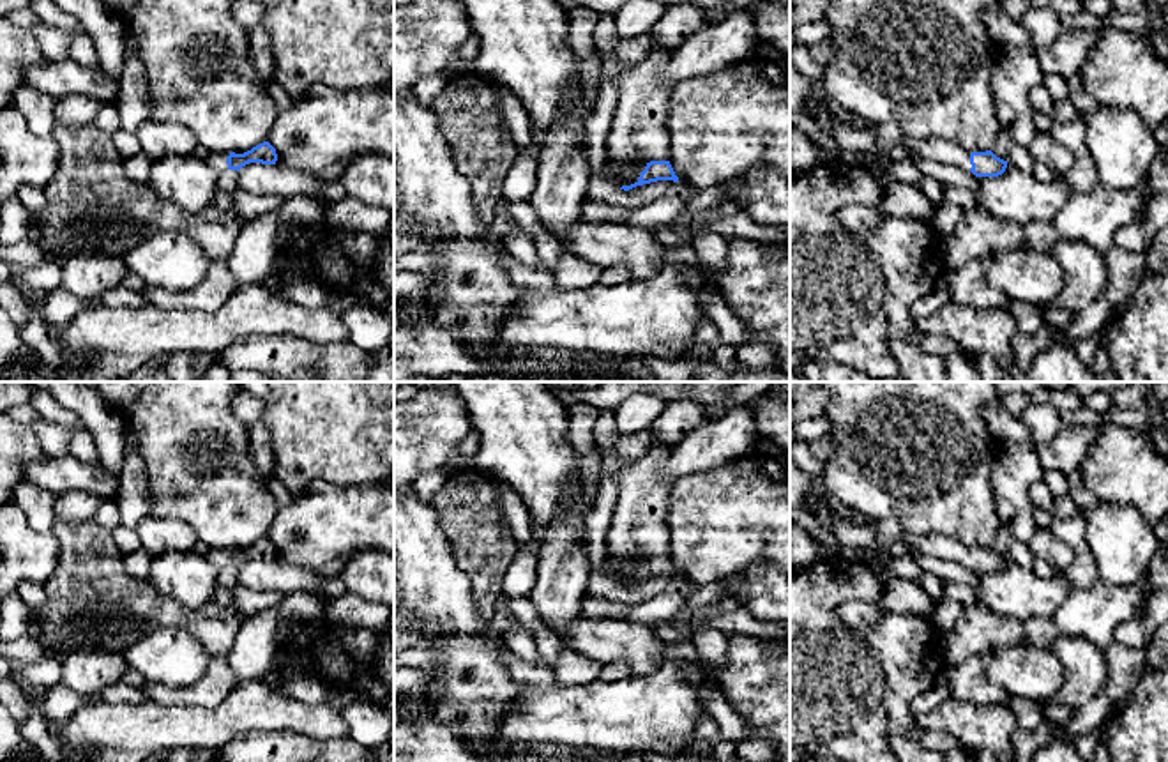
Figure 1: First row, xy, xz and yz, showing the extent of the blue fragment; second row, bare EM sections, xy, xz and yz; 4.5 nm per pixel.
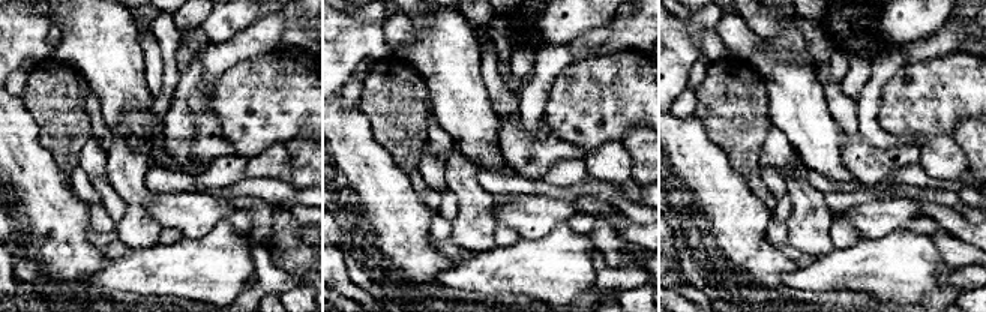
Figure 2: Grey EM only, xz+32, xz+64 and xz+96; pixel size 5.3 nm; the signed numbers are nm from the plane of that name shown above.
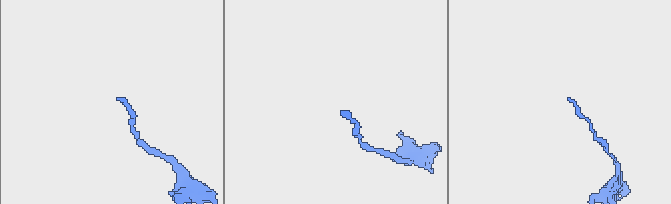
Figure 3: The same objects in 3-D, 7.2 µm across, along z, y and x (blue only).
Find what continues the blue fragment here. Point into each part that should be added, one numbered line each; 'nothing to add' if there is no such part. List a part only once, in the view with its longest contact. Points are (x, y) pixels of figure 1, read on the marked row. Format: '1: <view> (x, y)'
1: xz (638, 131)

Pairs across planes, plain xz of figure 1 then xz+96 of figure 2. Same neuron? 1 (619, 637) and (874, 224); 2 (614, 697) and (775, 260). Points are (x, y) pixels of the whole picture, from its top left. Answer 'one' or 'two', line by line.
1: one
2: two

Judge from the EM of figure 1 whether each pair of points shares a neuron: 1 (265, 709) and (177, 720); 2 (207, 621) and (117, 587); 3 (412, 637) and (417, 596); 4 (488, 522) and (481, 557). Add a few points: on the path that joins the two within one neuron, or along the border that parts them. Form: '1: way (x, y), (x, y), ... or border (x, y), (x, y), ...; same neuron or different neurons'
1: way (244, 711), (230, 720), (198, 720); same neuron
2: way (184, 617), (140, 609); same neuron
3: border (412, 626), (423, 621), (435, 621), (442, 633); different neurons
4: way (481, 531), (481, 548); same neuron

